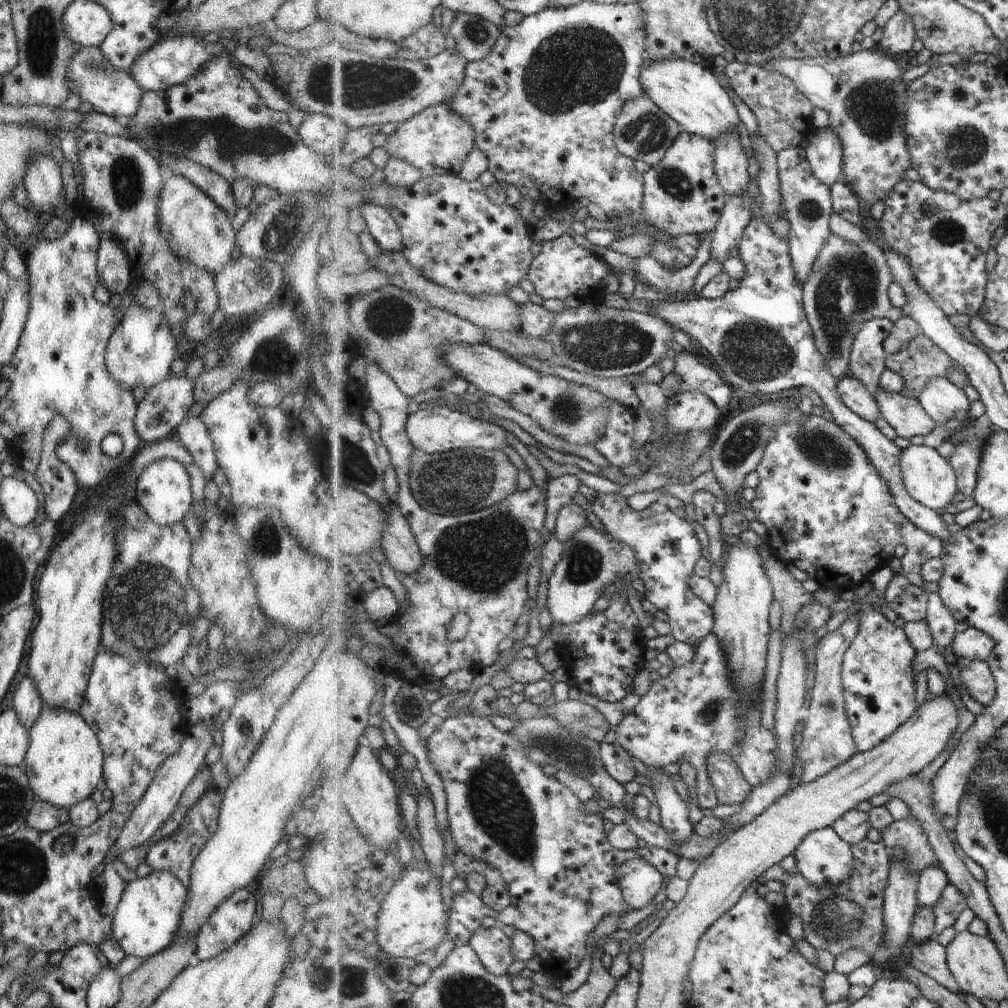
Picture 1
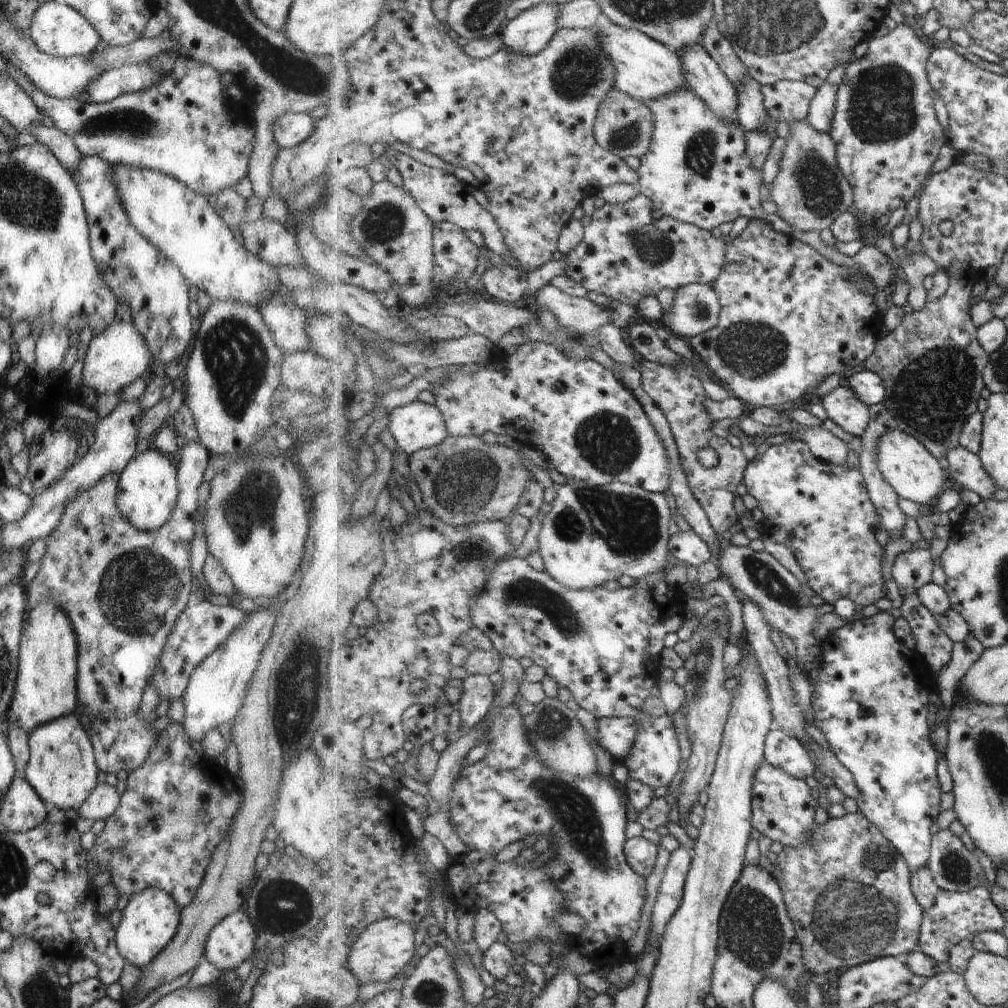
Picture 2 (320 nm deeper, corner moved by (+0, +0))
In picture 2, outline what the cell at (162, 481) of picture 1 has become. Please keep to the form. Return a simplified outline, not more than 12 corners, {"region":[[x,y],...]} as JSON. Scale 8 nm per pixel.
{"region":[[151,447],[120,470],[115,506],[159,528],[178,493],[176,467]]}

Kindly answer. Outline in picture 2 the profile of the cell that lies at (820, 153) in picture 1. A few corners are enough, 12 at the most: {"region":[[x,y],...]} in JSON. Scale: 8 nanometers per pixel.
{"region":[[827,81],[817,89],[807,119],[830,134],[840,85]]}

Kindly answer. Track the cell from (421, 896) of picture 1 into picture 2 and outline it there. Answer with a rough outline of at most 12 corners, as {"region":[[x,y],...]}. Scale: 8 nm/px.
{"region":[[371,923],[348,969],[362,986],[389,983],[414,960],[415,929]]}

